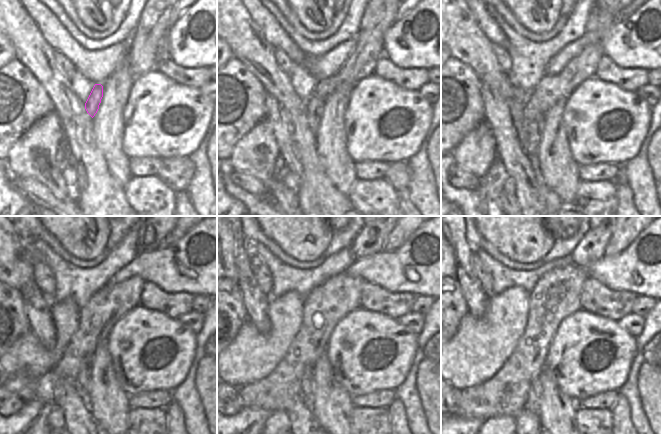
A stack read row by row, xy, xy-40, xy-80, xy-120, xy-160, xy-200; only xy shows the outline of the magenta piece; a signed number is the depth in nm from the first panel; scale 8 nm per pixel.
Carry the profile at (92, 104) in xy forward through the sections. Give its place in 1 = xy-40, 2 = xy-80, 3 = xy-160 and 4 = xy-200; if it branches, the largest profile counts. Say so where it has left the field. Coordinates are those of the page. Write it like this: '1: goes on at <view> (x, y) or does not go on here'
1: goes on at xy-40 (314, 105)
2: goes on at xy-80 (529, 132)
3: goes on at xy-160 (308, 380)
4: goes on at xy-200 (533, 401)

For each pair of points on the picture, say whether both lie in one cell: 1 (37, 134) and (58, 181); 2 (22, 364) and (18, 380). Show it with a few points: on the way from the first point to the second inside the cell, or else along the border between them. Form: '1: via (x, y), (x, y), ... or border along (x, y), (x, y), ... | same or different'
1: via (37, 146), (37, 159), (46, 169) | same
2: border along (10, 375), (16, 372), (25, 372), (36, 378) | different

